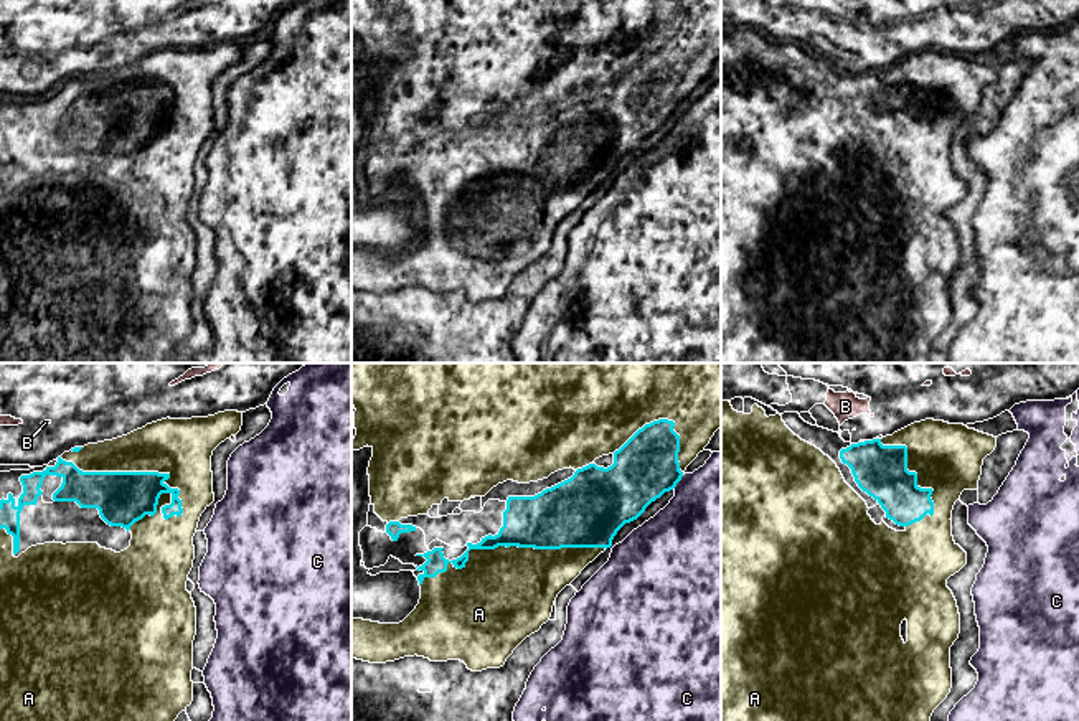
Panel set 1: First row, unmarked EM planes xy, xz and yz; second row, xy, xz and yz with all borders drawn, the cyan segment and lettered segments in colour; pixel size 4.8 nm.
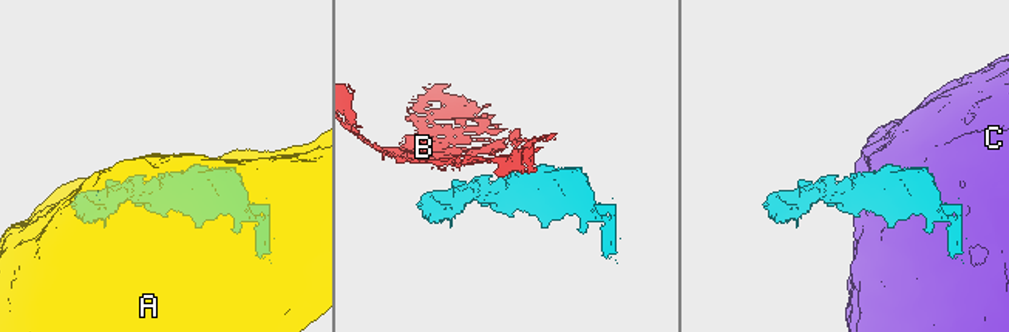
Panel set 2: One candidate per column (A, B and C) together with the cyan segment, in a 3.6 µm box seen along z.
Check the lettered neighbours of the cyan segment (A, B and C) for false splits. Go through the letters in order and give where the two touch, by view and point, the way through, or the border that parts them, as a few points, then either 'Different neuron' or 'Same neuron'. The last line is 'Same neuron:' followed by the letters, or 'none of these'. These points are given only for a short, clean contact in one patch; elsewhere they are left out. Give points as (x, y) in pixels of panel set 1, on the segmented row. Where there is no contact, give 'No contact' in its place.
A: Touches cyan at xy (136, 472). Same neuron
B: Touches cyan at yz (862, 442). Boundary: yz (865, 441), (860, 442). Different neuron
C: Touches cyan at xz (678, 480). Different neuron
Same neuron: A

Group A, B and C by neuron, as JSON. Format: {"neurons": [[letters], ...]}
{"neurons": [["A"], ["B"], ["C"]]}

